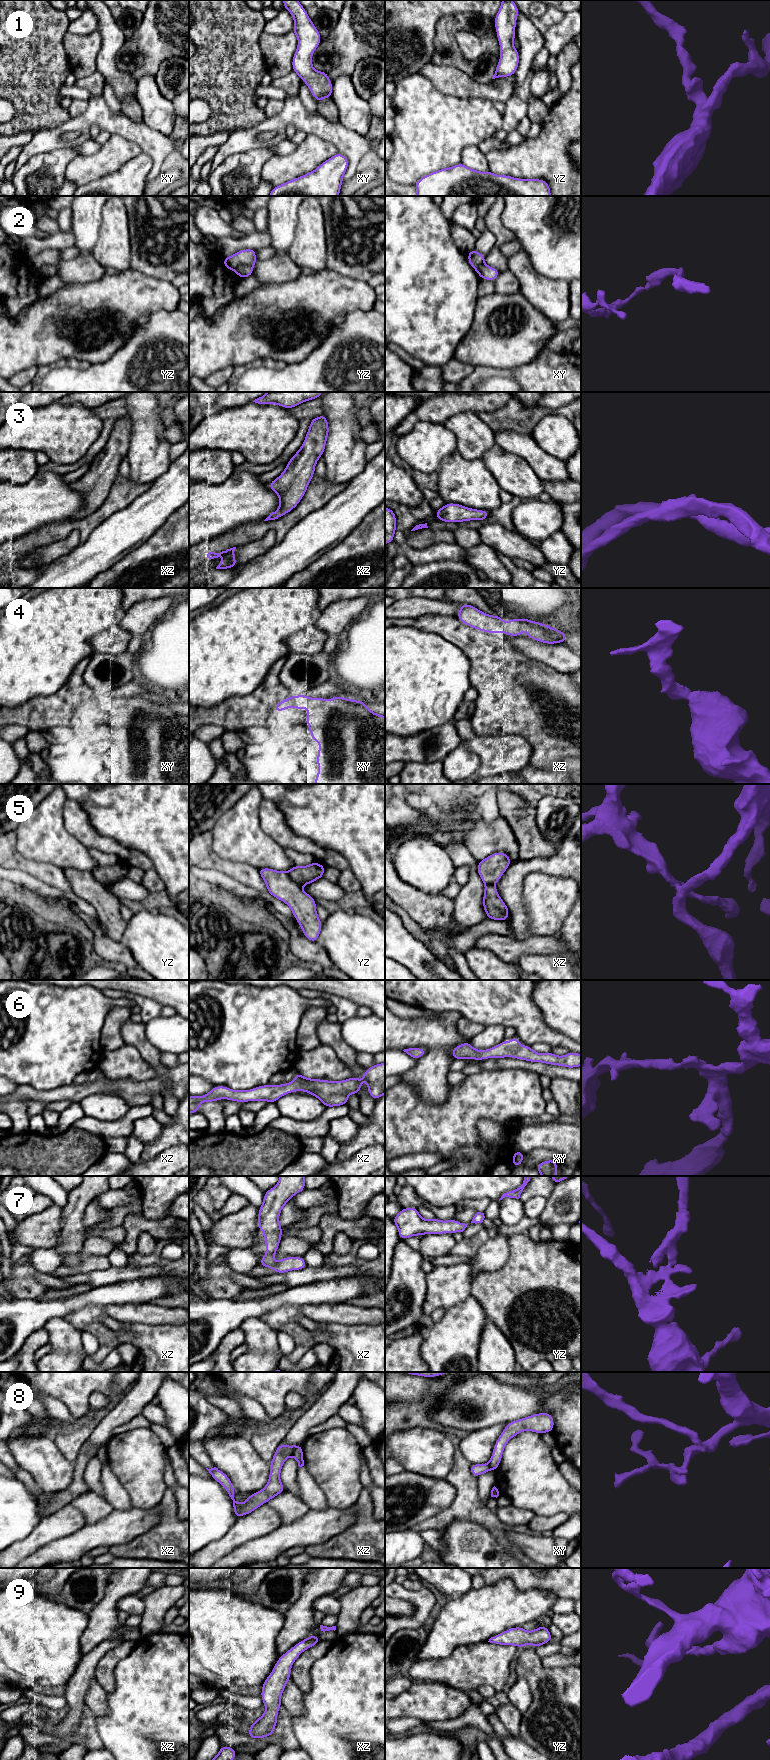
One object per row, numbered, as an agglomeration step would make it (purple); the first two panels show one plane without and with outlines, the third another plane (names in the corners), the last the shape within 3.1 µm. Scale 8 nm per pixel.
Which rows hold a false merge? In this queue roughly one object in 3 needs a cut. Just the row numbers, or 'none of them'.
2, 8

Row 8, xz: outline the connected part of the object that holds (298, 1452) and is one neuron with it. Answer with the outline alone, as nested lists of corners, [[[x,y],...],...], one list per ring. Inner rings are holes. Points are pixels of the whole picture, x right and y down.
[[[302,1445],[298,1446],[294,1452],[293,1452],[293,1455],[292,1455],[295,1460],[297,1461],[298,1463],[298,1466],[299,1467],[302,1467],[304,1466],[304,1457],[303,1457],[303,1448],[302,1448]]]

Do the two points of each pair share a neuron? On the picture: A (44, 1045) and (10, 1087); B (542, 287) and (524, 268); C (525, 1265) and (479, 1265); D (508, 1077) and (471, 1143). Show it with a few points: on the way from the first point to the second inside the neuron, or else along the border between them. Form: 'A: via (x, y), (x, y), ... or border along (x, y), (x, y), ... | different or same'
A: border along (10, 1079), (18, 1085) | different
B: via (537, 282), (528, 273) | same
C: border along (508, 1242), (507, 1261), (496, 1270), (480, 1271) | different
D: via (492, 1093), (471, 1114), (471, 1127) | same

